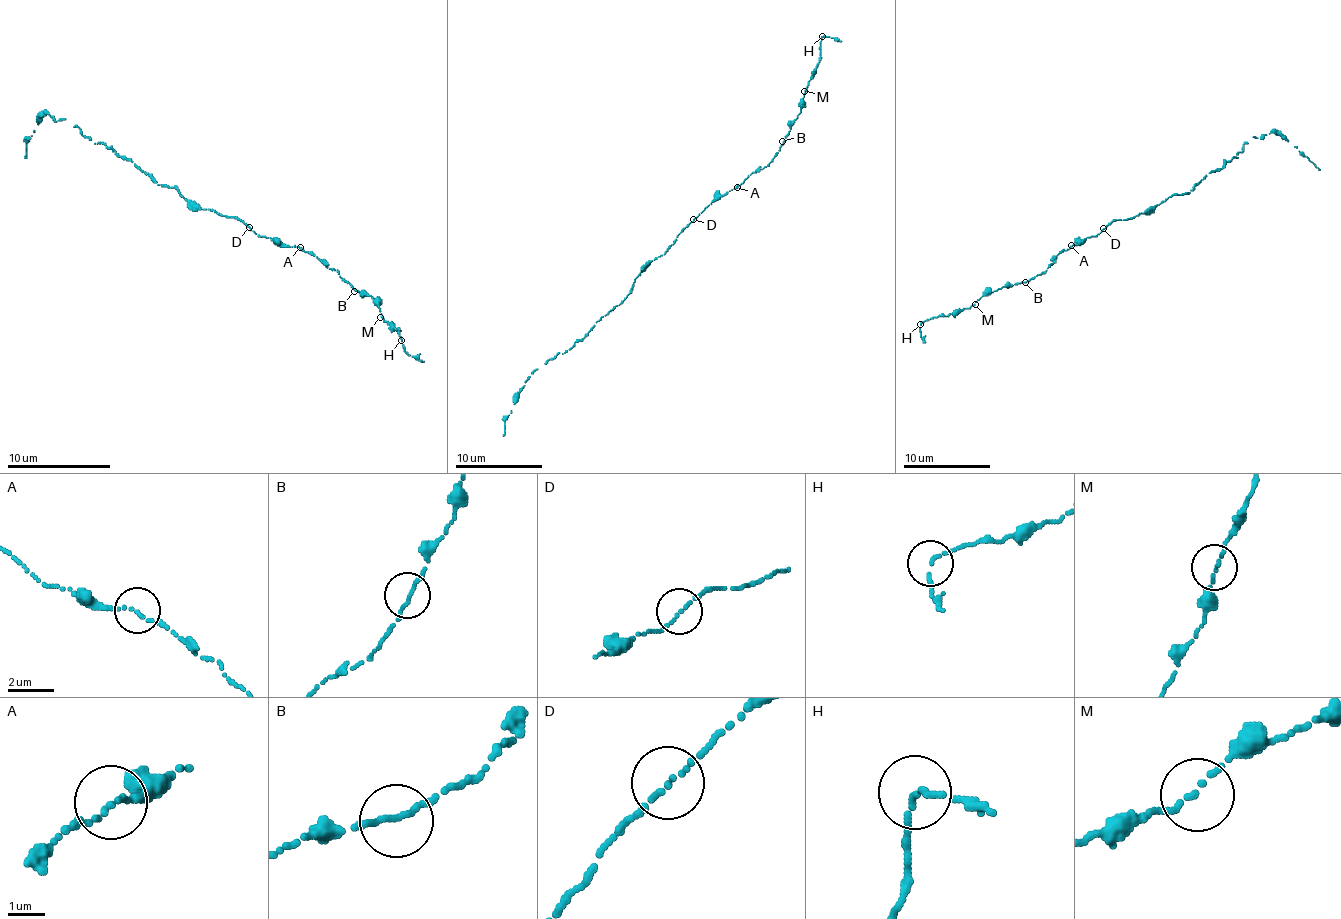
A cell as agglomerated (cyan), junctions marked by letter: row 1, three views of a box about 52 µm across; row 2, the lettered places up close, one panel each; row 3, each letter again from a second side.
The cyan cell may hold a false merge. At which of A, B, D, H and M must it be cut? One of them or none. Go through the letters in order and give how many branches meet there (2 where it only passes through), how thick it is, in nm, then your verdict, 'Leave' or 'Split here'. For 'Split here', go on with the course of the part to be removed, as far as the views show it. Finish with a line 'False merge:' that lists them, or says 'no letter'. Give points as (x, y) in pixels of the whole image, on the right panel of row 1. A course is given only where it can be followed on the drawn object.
A: Branches: 2. Thickness 130 nm. Leave
B: Branches: 2. Thickness 140 nm. Leave
D: Branches: 2. Thickness 130 nm. Leave
H: Branches: 2. Thickness 140 nm. Leave
M: Branches: 2. Thickness 130 nm. Leave
False merge: no letter

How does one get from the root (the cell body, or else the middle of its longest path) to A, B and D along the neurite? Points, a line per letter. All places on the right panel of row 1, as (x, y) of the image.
A: (1121, 219), (1110, 221), (1095, 237), (1071, 245)
B: (1121, 219), (1110, 221), (1095, 237), (1062, 250), (1045, 272), (1025, 282)
D: (1121, 219), (1115, 219), (1104, 228)

